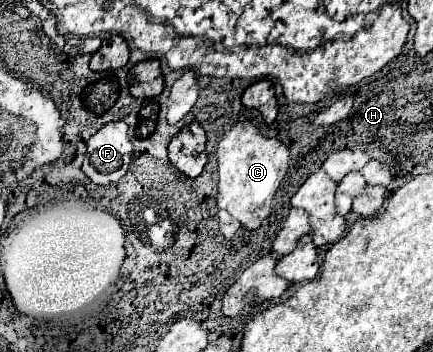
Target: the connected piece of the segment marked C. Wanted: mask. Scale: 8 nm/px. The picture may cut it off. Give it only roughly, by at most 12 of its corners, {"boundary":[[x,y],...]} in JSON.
{"boundary":[[247,120],[217,146],[219,208],[255,230],[289,148]]}

